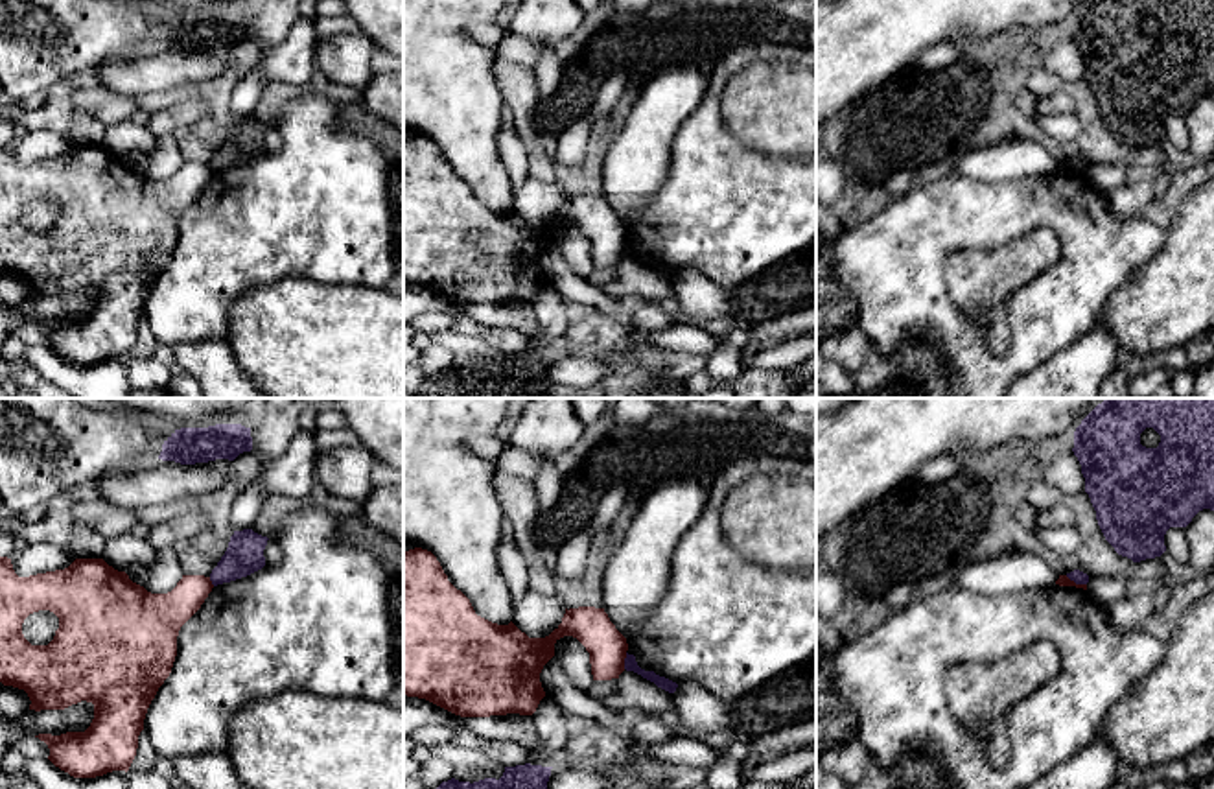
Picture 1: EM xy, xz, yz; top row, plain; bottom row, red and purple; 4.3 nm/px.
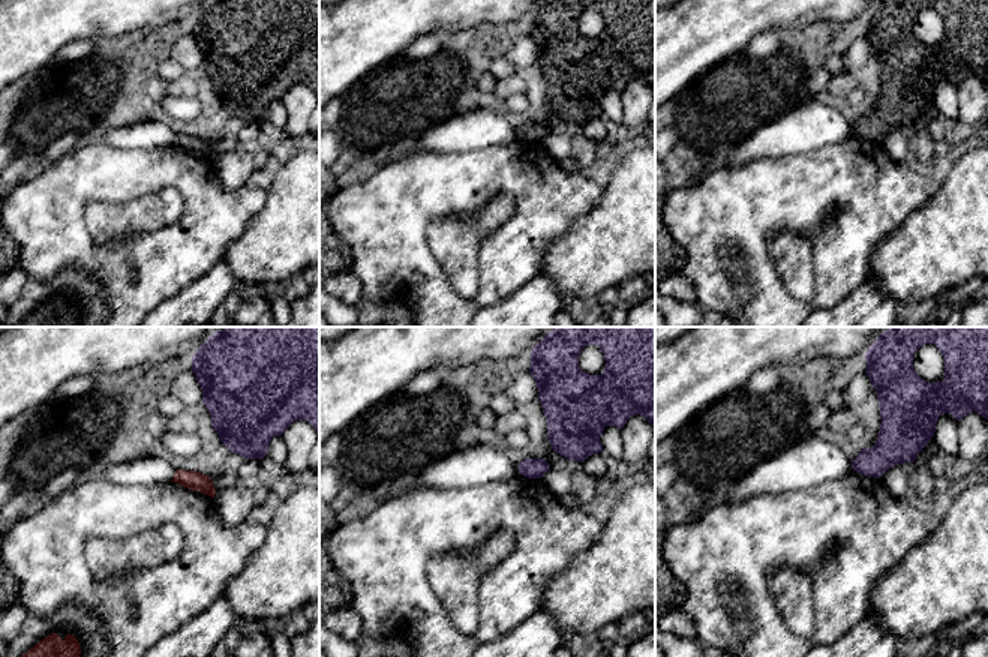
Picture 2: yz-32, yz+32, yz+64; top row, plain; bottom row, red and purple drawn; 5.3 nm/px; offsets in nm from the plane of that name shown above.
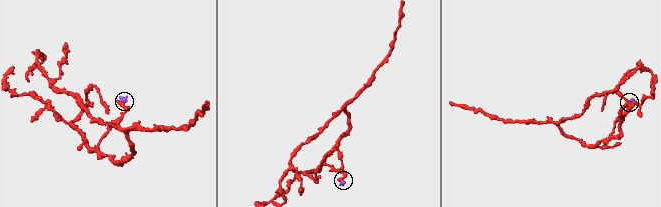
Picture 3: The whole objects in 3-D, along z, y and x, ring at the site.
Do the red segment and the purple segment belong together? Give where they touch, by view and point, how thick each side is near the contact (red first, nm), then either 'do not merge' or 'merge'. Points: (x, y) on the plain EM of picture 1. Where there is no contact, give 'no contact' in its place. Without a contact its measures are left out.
yz (1074, 170) | 50/60 nm | do not merge

